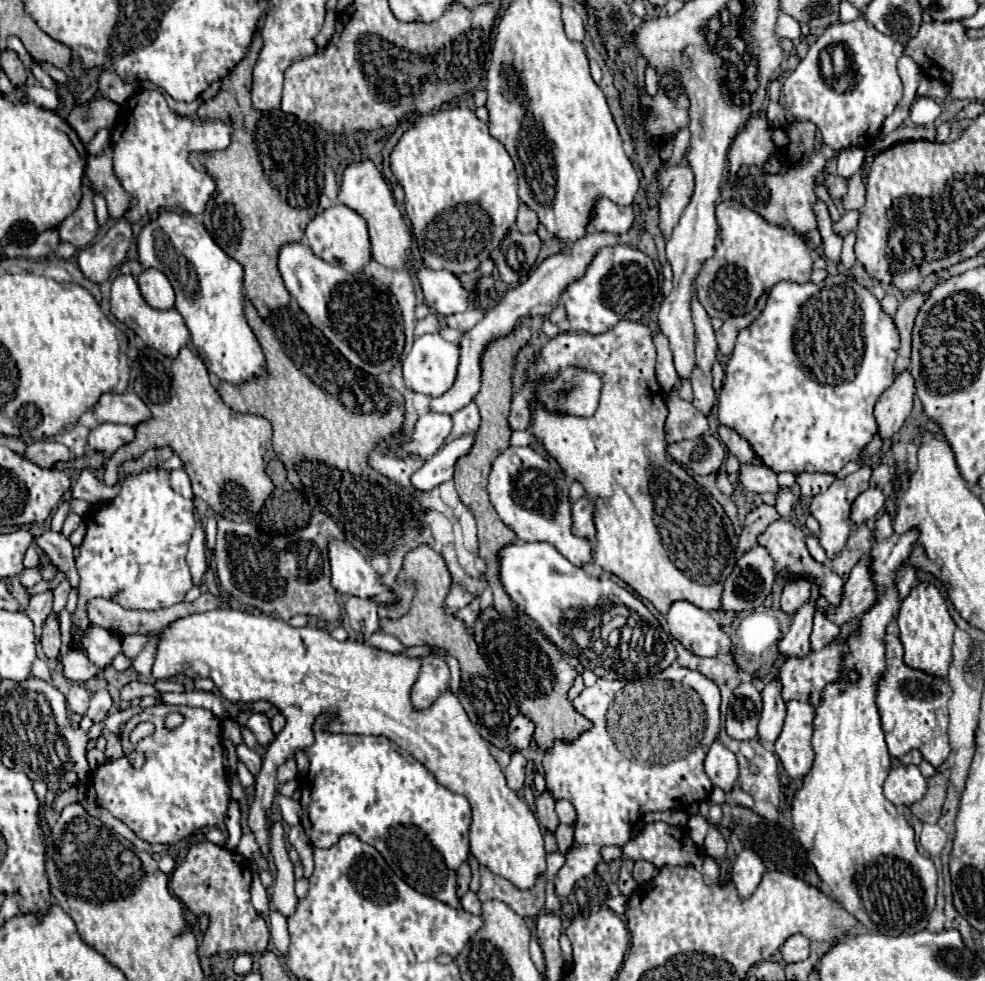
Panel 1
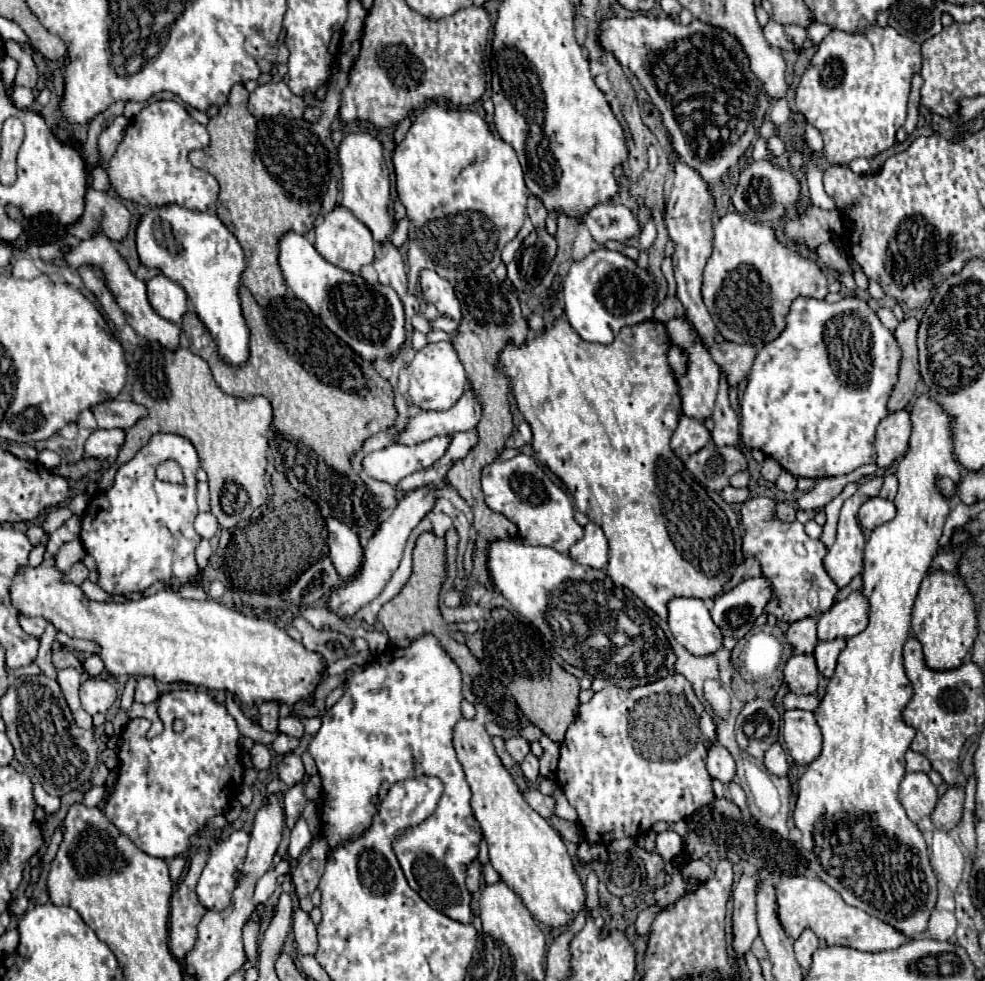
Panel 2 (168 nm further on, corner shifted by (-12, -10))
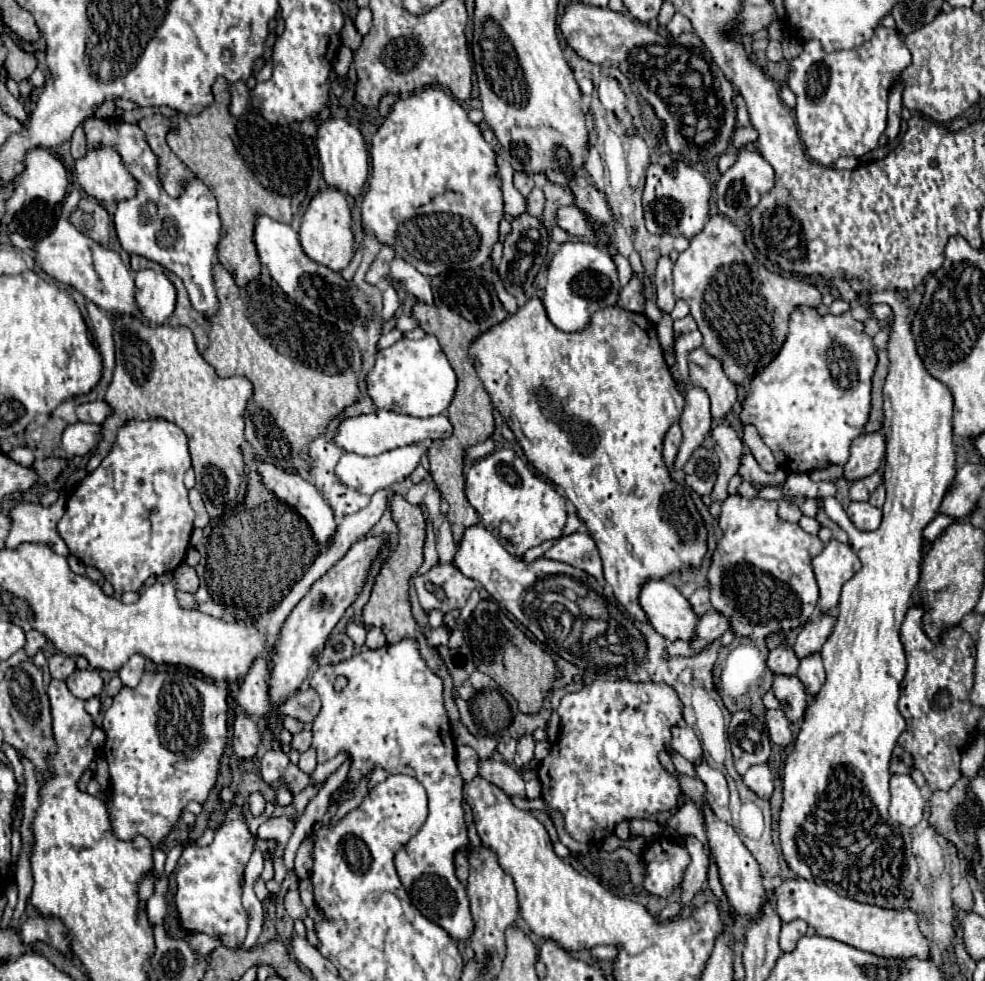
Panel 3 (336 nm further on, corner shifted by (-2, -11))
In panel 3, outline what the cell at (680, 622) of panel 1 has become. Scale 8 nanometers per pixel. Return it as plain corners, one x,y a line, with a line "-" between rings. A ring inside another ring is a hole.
647,581
641,587
639,603
653,629
667,641
695,641
699,617
689,601
669,581

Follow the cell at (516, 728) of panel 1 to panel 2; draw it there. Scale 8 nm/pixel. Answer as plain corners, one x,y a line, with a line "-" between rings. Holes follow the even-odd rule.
513,736
507,740
507,752
511,754
511,758
515,762
523,762
523,758
531,752
529,750
529,742
525,738
519,738
519,736

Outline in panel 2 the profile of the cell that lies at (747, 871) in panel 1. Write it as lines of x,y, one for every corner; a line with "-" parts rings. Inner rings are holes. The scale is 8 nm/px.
745,872
733,890
733,950
739,960
743,960
745,952
749,952
757,934
755,878
751,878
751,872

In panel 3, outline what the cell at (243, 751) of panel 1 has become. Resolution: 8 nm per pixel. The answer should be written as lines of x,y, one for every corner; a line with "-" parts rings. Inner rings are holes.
239,713
235,719
235,725
233,725
233,731
235,731
233,733
233,749
235,749
237,757
253,759
261,745
261,737
259,737
255,719

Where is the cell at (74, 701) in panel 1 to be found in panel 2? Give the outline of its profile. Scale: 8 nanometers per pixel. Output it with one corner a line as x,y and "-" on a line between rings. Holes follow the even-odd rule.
95,676
95,678
87,678
85,682
81,682
79,698
81,698
83,708
89,714
107,712
111,704
117,700
117,690
109,680

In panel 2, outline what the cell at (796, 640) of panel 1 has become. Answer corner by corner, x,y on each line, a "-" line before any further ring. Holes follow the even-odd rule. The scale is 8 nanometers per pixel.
793,654
783,670
785,684
795,694
815,694
819,684
819,670
813,656

